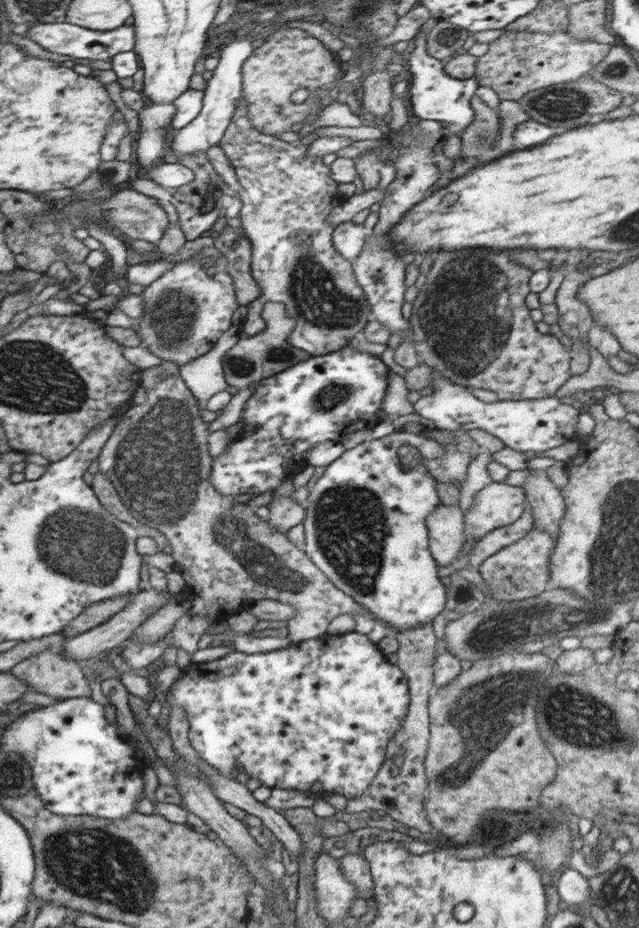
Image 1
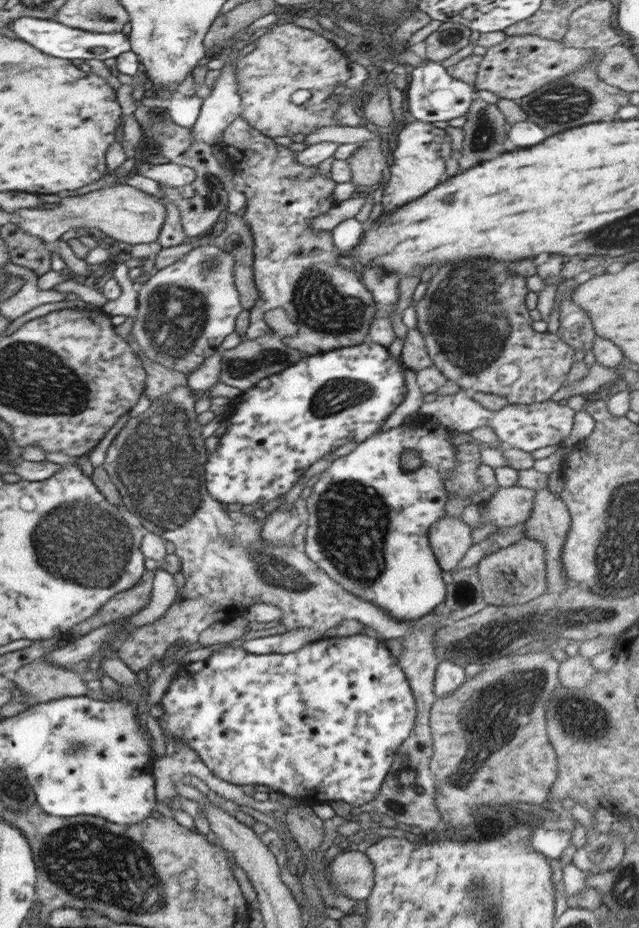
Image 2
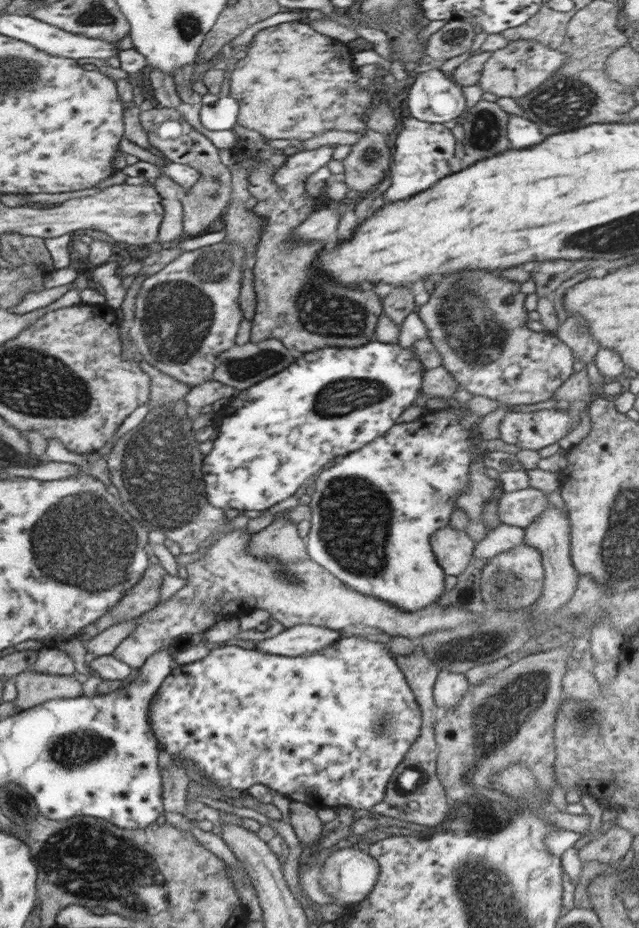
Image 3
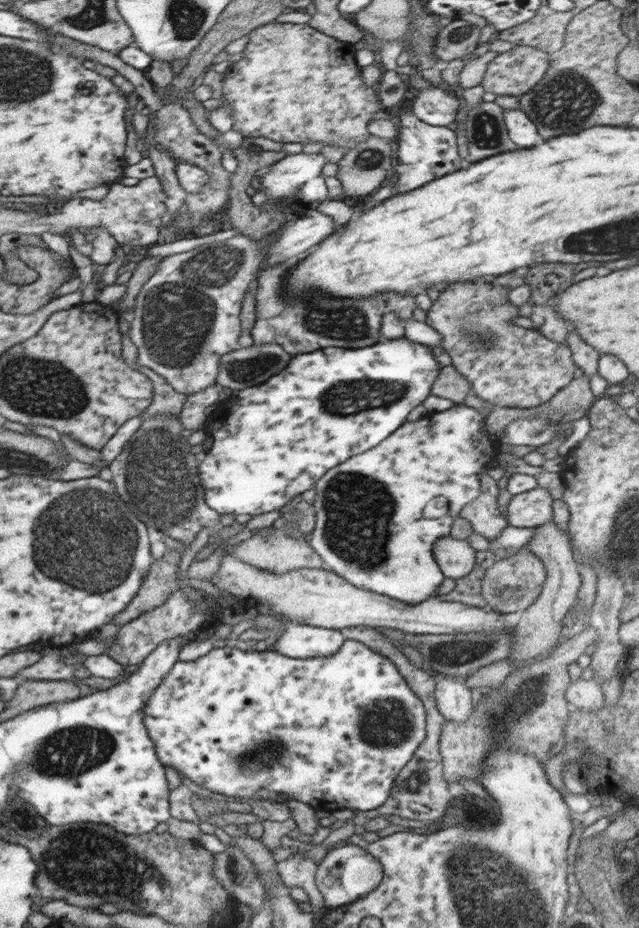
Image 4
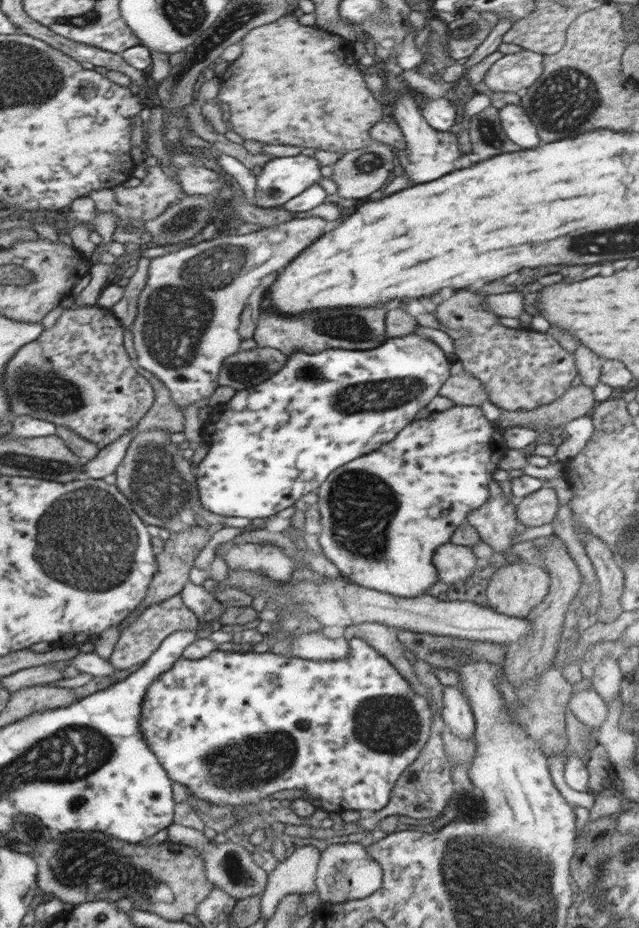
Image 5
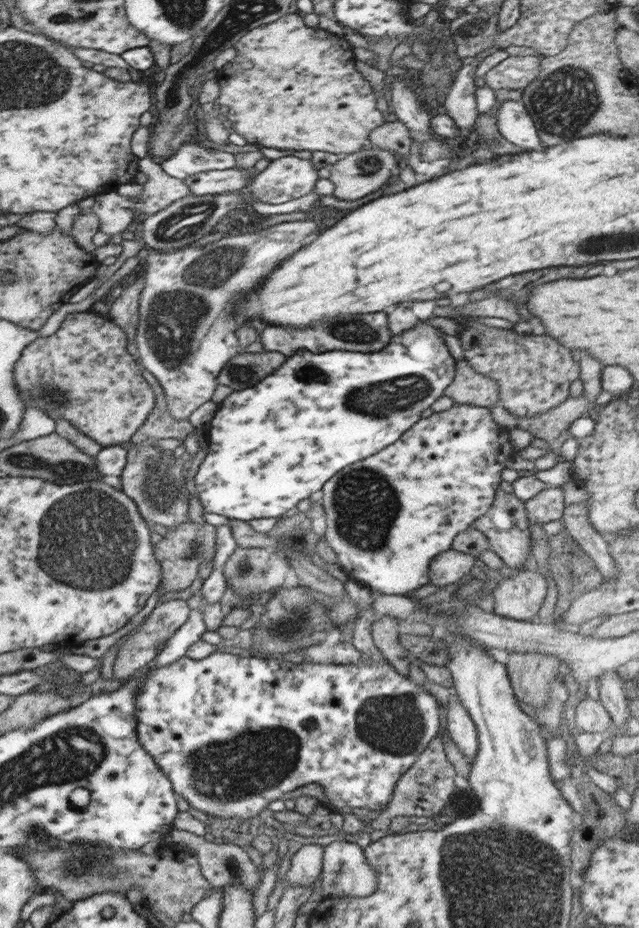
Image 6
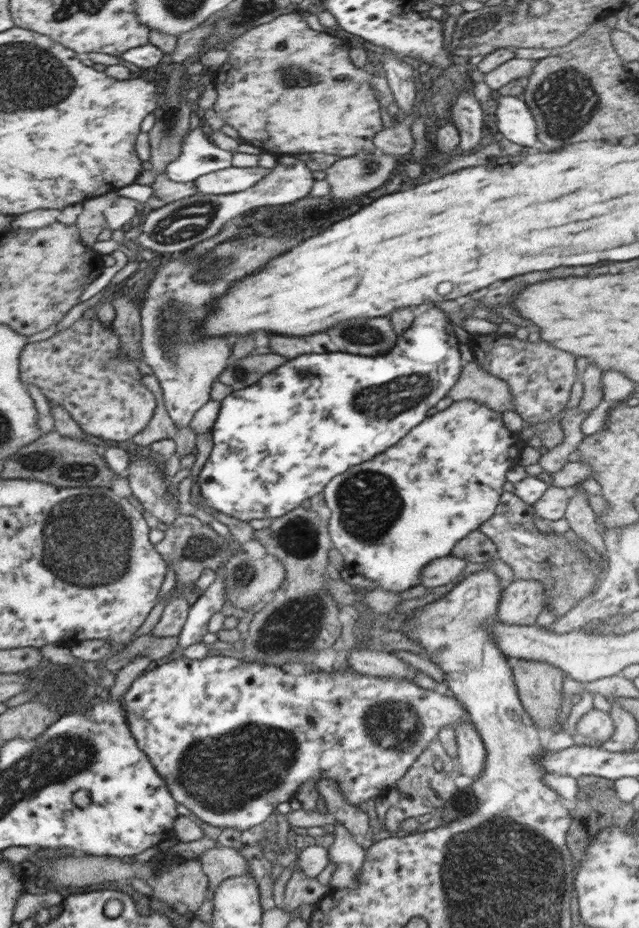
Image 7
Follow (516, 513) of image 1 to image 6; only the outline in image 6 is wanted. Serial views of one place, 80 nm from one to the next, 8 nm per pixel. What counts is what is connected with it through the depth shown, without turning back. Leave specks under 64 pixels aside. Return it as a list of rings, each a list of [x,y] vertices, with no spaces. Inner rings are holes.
[[[548,486],[541,490],[534,499],[524,503],[526,518],[530,524],[547,523],[552,520],[560,520],[565,512],[564,492],[560,487]]]

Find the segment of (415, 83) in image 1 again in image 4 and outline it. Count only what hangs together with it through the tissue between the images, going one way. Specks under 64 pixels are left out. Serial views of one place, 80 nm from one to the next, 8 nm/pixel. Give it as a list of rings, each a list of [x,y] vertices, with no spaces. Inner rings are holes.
[[[426,87],[418,91],[412,102],[413,113],[424,122],[434,126],[454,127],[456,114],[460,109],[460,99],[439,87]]]

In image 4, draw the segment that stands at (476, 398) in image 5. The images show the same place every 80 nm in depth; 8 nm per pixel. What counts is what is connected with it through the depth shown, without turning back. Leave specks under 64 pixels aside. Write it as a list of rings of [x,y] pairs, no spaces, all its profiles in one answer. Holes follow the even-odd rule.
[[[449,365],[441,370],[437,381],[432,385],[431,394],[448,398],[460,405],[468,395],[472,394],[471,384],[455,369],[454,365]]]

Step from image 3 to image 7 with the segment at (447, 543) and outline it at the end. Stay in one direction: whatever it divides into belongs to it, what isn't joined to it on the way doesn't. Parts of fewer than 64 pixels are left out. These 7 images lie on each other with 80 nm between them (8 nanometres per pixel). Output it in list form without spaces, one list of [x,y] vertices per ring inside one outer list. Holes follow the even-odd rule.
[[[450,554],[433,560],[420,574],[420,585],[427,588],[444,586],[462,575],[468,562]]]

